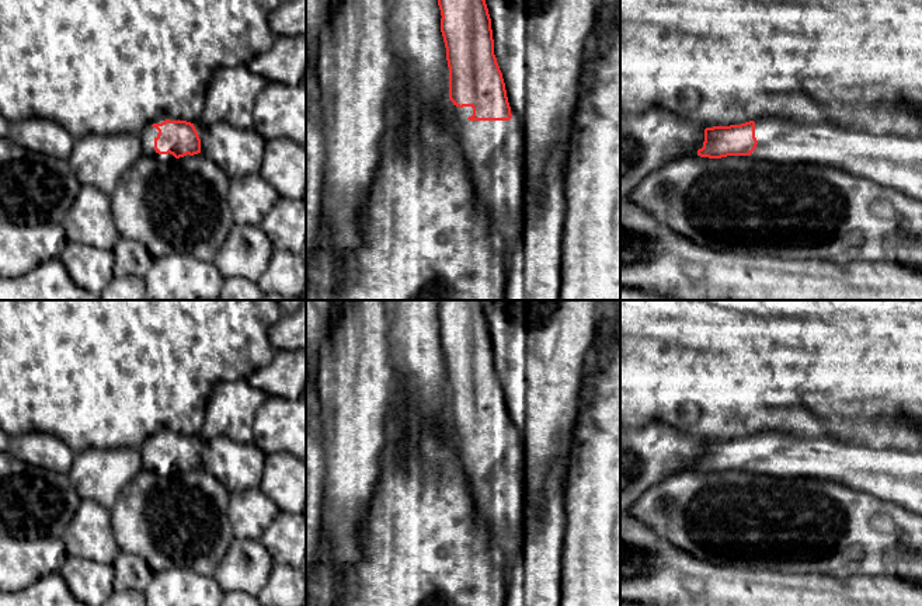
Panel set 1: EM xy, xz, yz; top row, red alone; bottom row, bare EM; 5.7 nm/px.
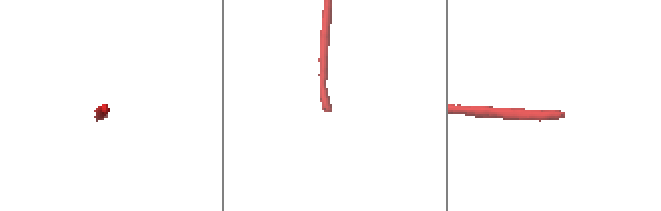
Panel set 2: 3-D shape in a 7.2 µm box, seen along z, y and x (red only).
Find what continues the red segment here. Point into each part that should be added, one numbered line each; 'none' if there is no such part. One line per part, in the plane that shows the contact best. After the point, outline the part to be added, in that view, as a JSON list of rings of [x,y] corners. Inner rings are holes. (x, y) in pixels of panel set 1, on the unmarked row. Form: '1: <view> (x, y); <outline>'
1: xz (493, 465); [[[448,415],[456,442],[459,463],[462,466],[467,491],[474,502],[479,519],[493,534],[493,543],[501,554],[501,572],[508,588],[509,572],[521,556],[523,540],[523,446],[516,426],[511,422],[509,435],[469,435],[473,429],[472,421],[456,421]]]

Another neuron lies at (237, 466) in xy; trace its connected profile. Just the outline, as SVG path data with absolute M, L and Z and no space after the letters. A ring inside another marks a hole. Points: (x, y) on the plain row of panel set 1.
M227 436L205 440L201 467L230 494L258 487L267 454L254 443L240 443Z

